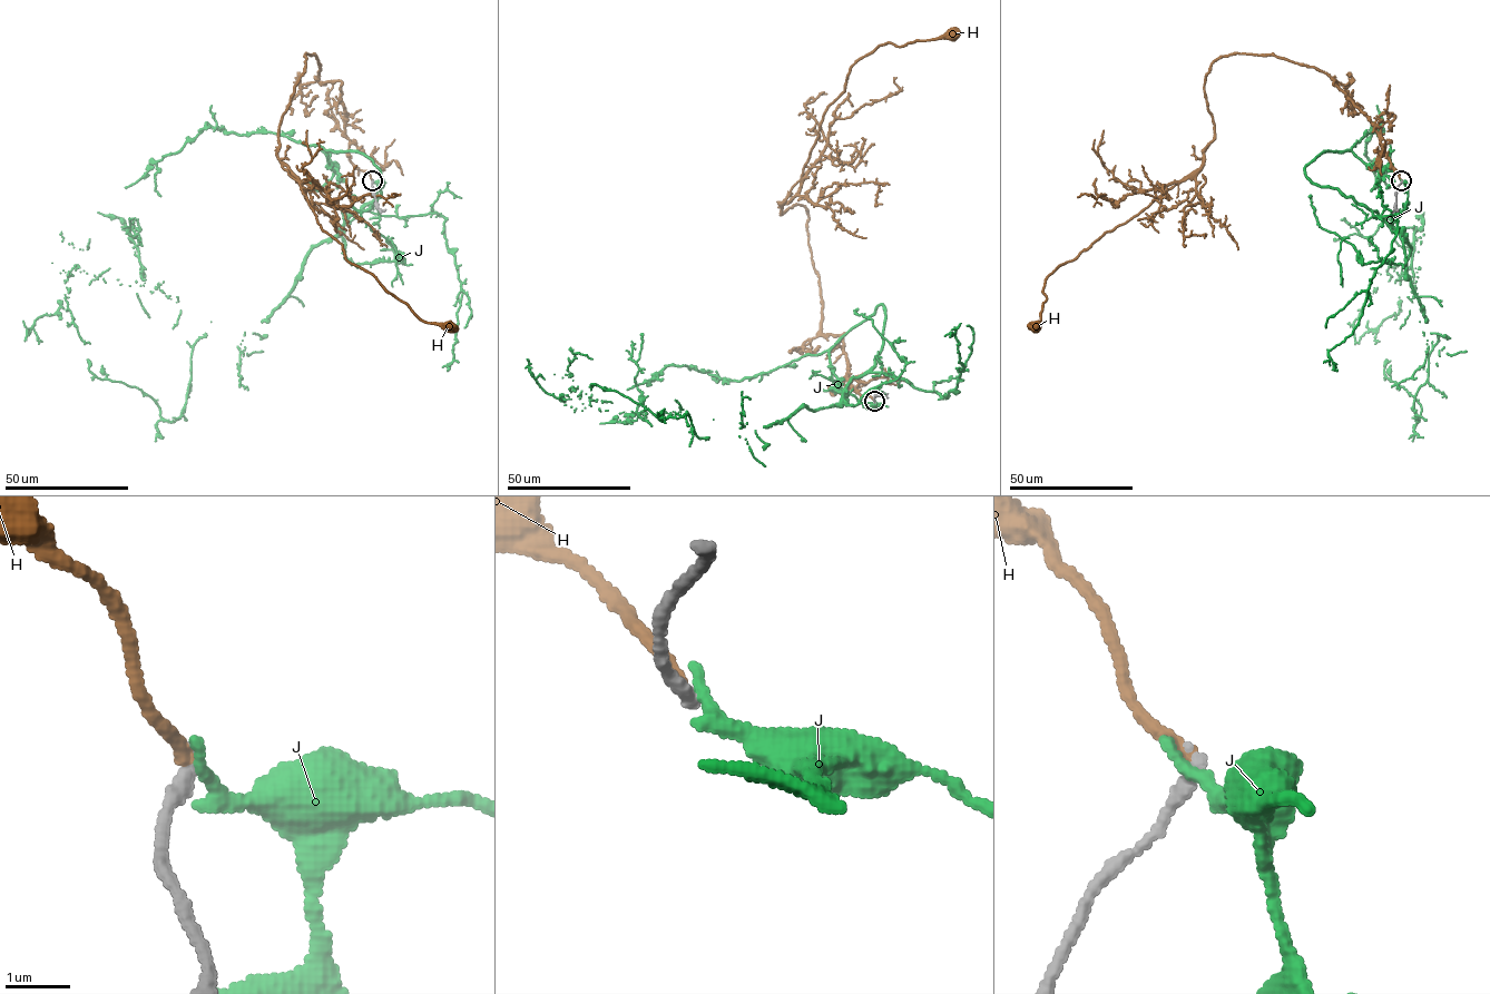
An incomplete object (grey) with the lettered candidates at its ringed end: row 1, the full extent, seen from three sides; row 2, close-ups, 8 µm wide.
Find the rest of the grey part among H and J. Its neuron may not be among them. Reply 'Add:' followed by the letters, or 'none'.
Add: H

